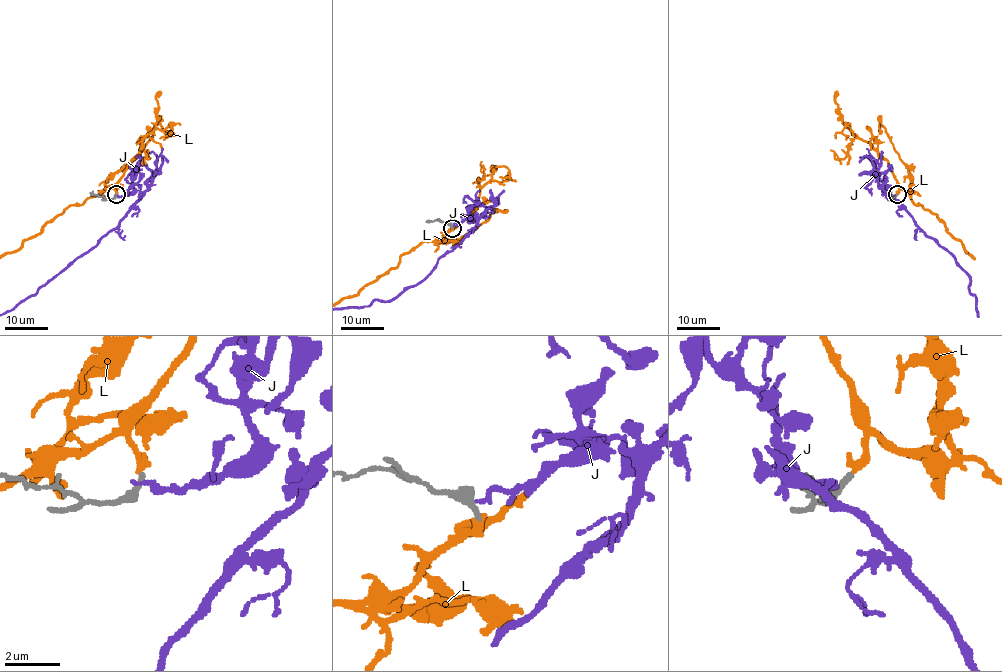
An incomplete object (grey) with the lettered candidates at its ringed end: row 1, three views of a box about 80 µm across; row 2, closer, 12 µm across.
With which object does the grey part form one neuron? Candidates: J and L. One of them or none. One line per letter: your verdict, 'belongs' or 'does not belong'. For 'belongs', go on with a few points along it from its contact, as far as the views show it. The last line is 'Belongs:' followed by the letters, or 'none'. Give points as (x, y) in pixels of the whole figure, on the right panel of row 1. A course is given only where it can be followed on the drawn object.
J: does not belong
L: belongs
Belongs: L

